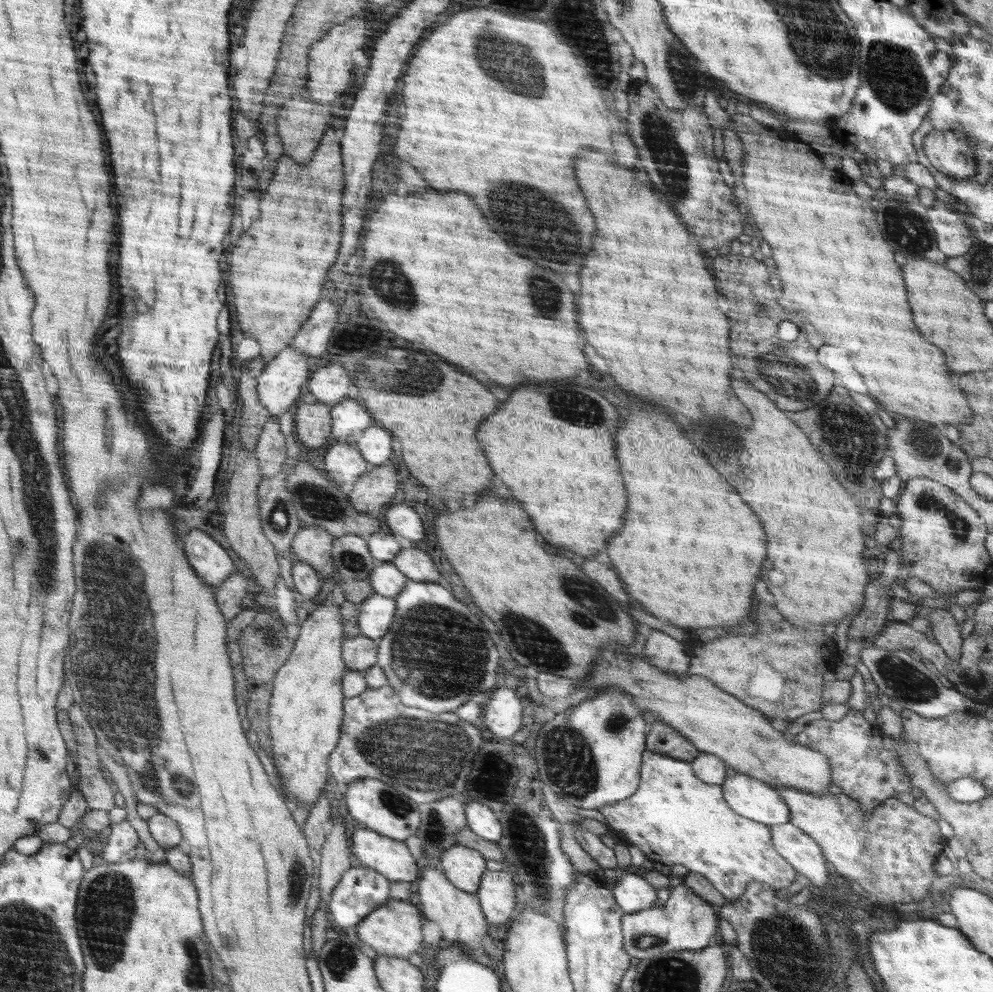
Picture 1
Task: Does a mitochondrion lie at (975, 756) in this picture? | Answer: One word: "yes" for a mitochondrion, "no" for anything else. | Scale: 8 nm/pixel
no

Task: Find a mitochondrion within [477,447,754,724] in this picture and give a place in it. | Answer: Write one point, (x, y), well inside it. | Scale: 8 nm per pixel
(533, 641)

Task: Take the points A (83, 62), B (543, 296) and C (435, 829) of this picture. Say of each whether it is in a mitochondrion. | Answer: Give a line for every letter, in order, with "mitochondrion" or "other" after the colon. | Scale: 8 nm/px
A: other
B: mitochondrion
C: mitochondrion

